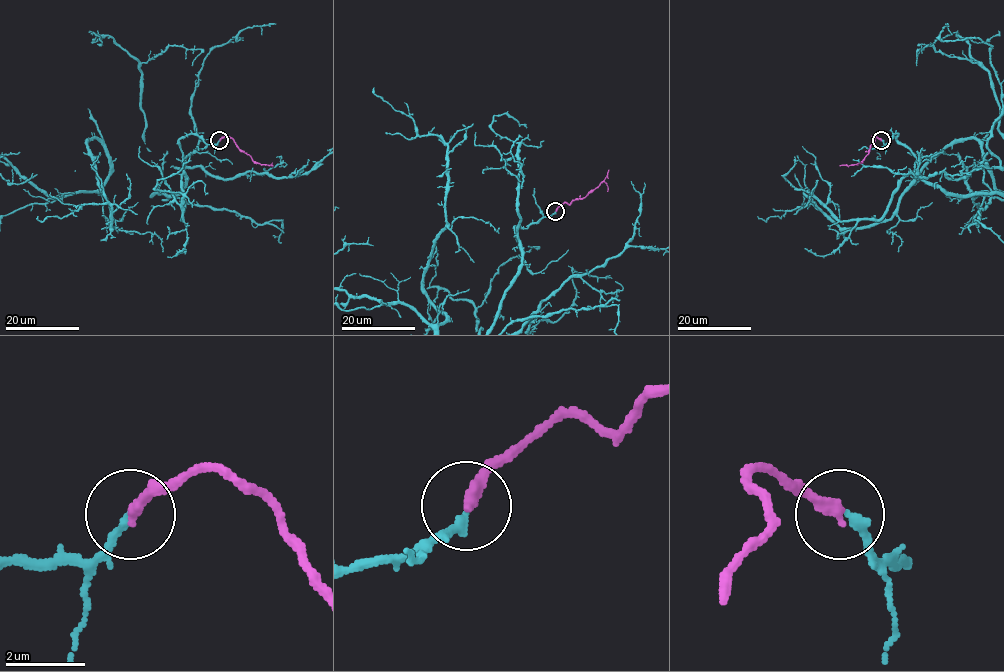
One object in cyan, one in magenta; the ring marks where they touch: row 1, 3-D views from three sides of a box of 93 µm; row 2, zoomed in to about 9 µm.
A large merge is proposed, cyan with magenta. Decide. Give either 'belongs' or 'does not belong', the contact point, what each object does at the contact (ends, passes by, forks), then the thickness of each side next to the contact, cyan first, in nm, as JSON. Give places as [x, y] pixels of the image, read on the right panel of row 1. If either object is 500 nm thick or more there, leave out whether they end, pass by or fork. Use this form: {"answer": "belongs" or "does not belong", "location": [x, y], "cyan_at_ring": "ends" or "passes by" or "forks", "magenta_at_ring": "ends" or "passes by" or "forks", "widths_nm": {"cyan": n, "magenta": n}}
{"answer": "belongs", "location": [881, 140], "cyan_at_ring": "ends", "magenta_at_ring": "ends", "widths_nm": {"cyan": 240, "magenta": 300}}

